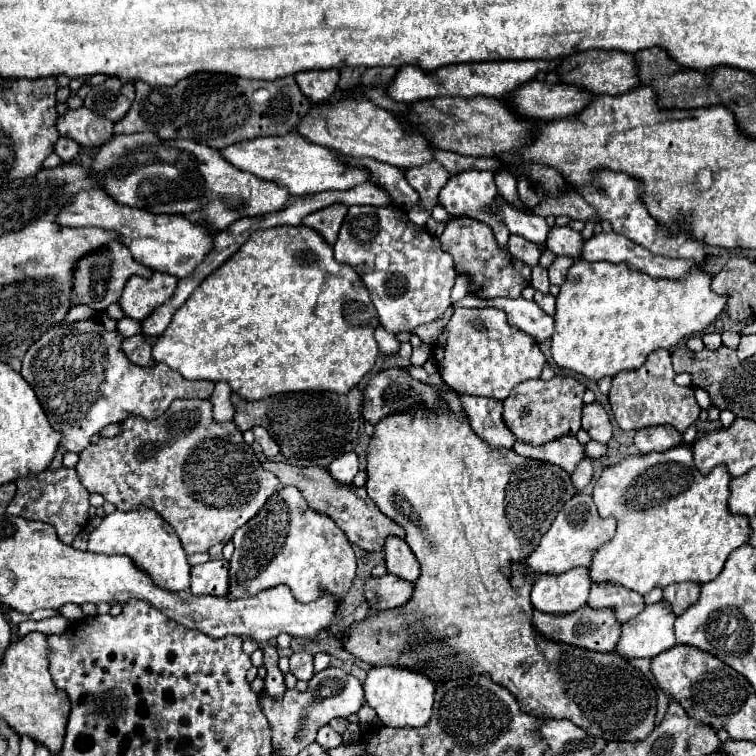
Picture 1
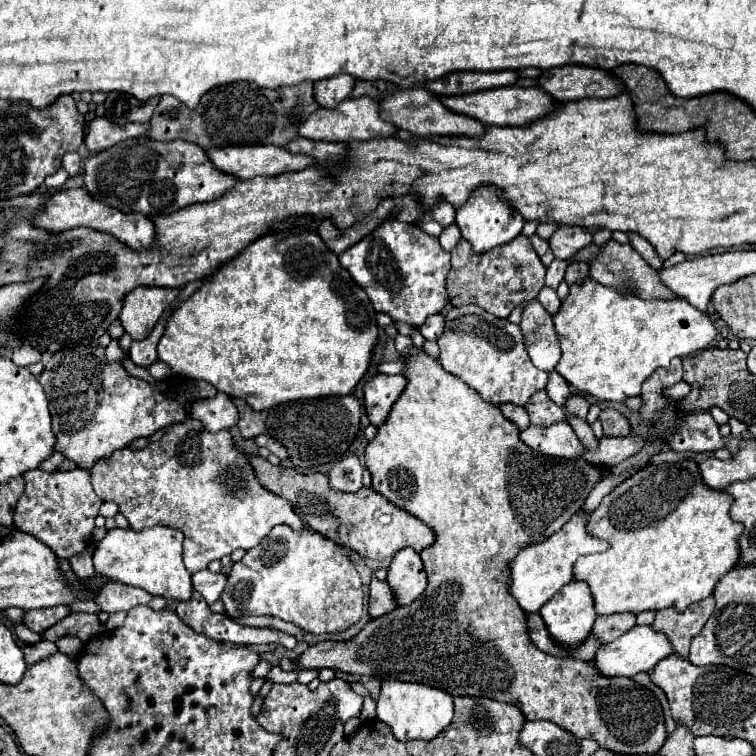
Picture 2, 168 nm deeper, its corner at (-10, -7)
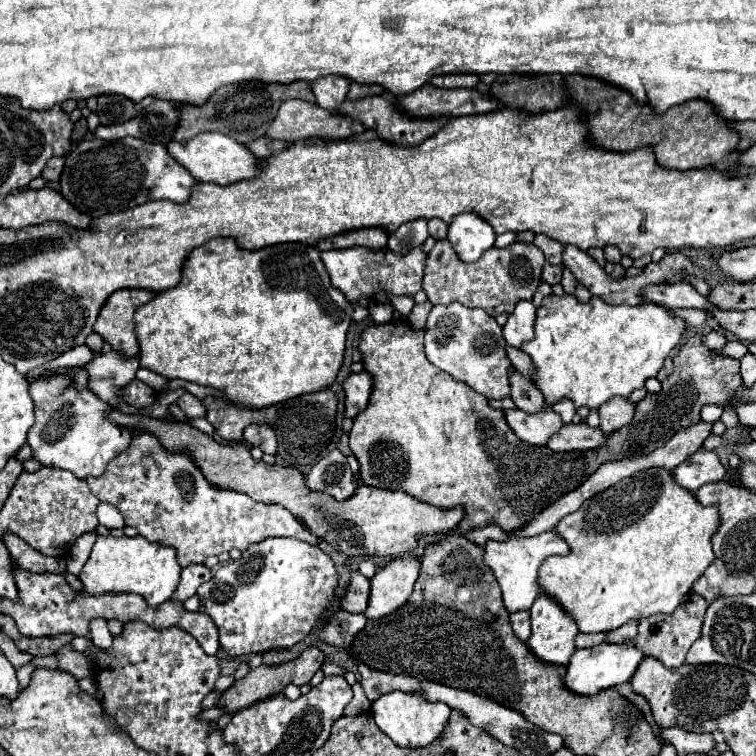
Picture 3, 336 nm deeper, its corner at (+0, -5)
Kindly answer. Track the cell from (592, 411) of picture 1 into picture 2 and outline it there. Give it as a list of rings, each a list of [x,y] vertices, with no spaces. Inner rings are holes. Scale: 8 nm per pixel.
[[[603,409],[599,415],[599,421],[601,421],[603,433],[607,437],[627,437],[629,435],[627,419],[615,409]]]

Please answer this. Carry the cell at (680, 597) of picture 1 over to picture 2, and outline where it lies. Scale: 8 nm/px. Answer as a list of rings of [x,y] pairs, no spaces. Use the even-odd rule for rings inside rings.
[[[707,597],[695,605],[689,605],[685,611],[667,607],[657,613],[653,629],[661,629],[667,635],[667,639],[673,645],[673,651],[679,657],[687,657],[691,637],[695,637],[703,629],[705,621],[711,617],[713,611],[715,611],[713,597]]]

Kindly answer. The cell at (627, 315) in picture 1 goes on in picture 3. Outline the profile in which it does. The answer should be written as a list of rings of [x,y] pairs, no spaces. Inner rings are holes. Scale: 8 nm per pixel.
[[[551,295],[545,297],[543,305],[537,311],[535,339],[523,343],[521,349],[533,361],[533,383],[543,393],[549,407],[559,403],[561,399],[571,399],[575,409],[583,405],[587,409],[599,409],[611,397],[629,397],[633,389],[643,387],[649,377],[655,377],[657,371],[663,367],[665,357],[671,353],[673,347],[679,345],[685,329],[687,327],[683,319],[671,317],[669,309],[657,303],[643,303],[637,307],[611,307],[595,297],[583,305],[571,295]]]

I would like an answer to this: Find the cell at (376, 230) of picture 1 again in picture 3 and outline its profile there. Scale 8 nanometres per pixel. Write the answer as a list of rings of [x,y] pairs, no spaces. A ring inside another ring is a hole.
[[[353,247],[353,249],[341,249],[341,251],[323,251],[321,261],[331,277],[333,287],[337,287],[351,303],[357,303],[361,297],[375,295],[377,291],[391,291],[395,295],[407,295],[413,297],[417,291],[421,291],[421,279],[427,255],[423,249],[413,249],[407,255],[397,255],[389,249],[371,251],[365,247]]]

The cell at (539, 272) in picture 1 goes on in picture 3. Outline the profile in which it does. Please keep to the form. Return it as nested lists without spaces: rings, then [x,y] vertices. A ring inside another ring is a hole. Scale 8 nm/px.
[[[545,263],[545,267],[543,267],[543,281],[549,283],[549,285],[555,285],[555,283],[561,281],[561,273],[563,273],[563,267]]]

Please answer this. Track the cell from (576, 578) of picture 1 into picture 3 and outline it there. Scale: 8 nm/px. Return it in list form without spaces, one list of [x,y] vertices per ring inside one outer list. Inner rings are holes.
[[[539,595],[531,607],[531,627],[533,631],[527,639],[527,647],[533,651],[533,655],[539,661],[551,665],[565,665],[569,661],[569,655],[573,655],[575,651],[575,635],[579,633],[573,619],[569,619],[569,615],[565,615],[565,611],[561,611],[561,607],[553,603],[553,599],[549,599],[547,595]]]

